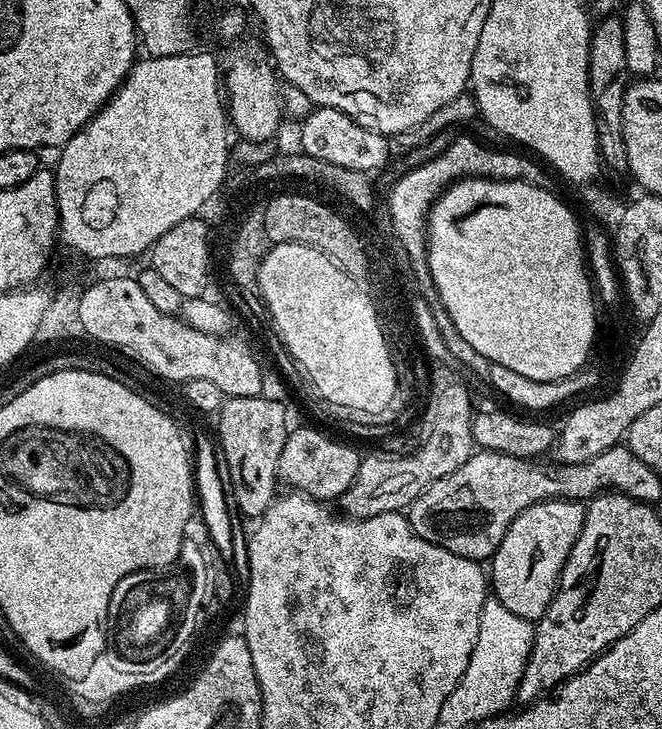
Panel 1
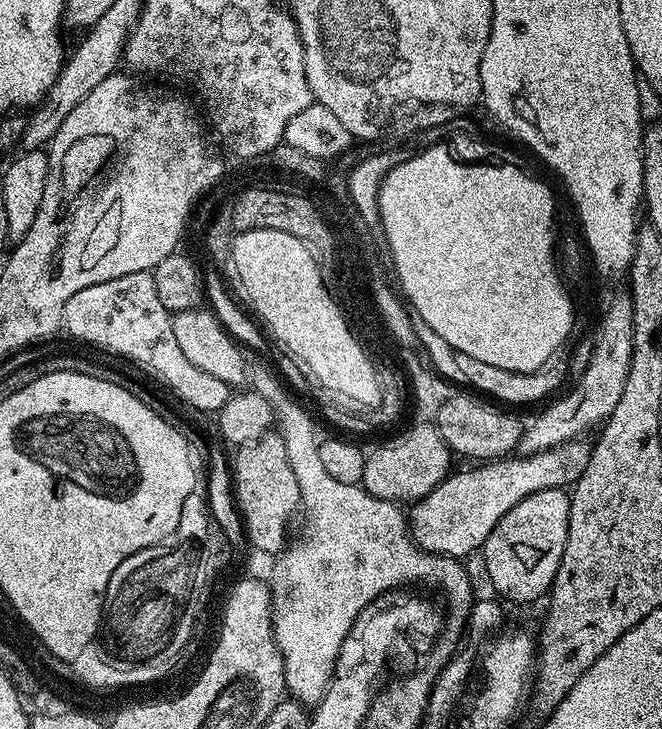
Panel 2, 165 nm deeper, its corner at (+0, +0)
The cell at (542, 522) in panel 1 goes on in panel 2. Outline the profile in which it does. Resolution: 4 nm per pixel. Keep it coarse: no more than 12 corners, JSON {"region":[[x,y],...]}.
{"region":[[538,490],[482,557],[497,597],[547,597],[566,546],[569,493]]}

